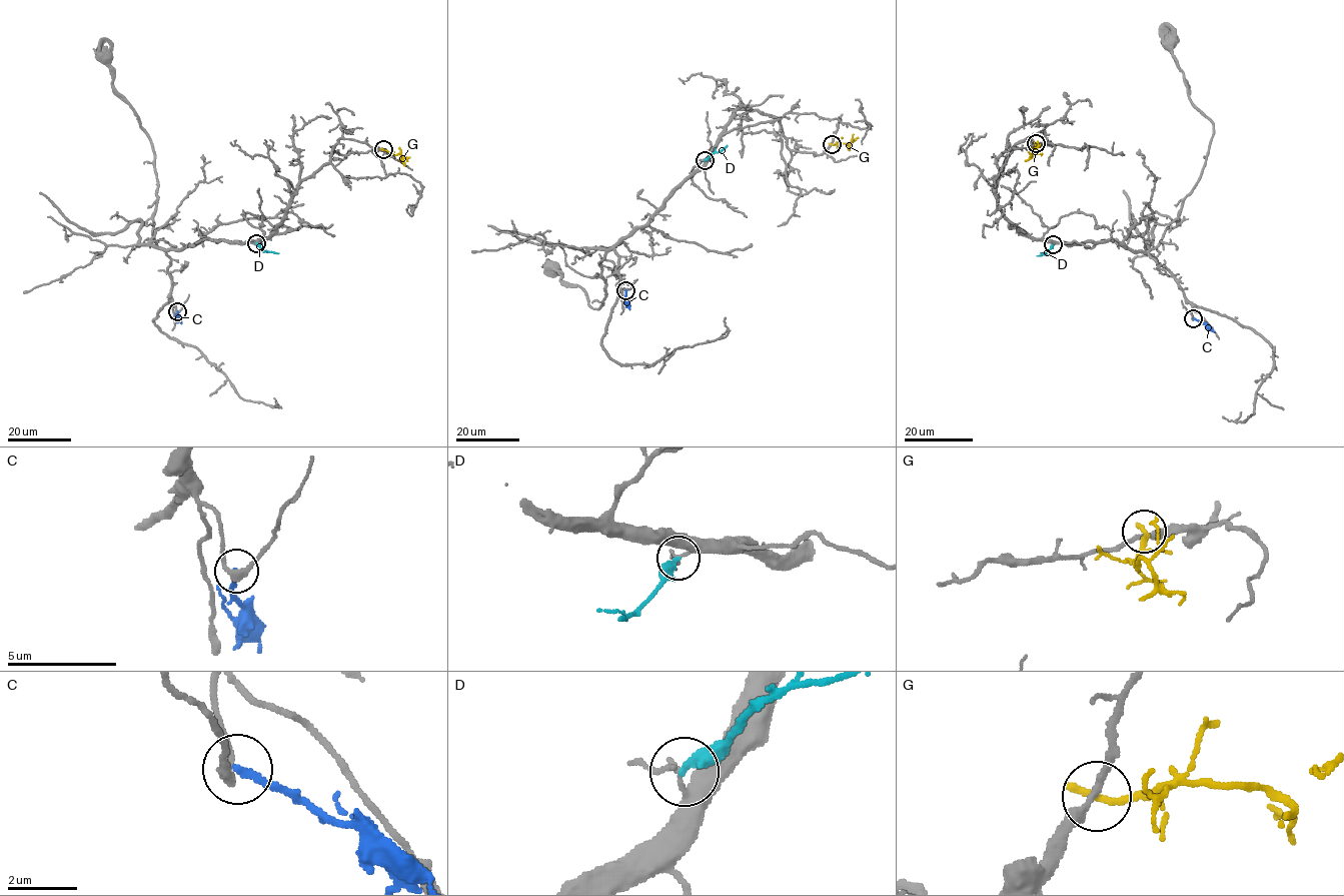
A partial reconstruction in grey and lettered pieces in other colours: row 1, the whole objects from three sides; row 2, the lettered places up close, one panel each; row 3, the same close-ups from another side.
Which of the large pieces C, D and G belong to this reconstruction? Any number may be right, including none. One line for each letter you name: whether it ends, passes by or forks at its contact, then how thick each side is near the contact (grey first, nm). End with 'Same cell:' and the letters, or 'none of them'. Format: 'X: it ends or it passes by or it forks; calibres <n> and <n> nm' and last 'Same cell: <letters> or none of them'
Same cell: none of them

